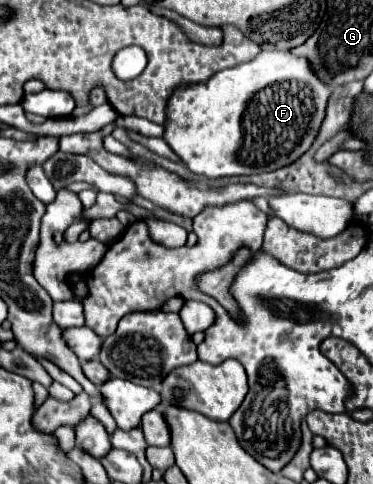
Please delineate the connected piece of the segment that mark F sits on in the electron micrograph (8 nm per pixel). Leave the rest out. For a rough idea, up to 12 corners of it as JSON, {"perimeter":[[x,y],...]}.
{"perimeter":[[285,49],[175,89],[163,139],[209,179],[313,145],[329,85]]}

